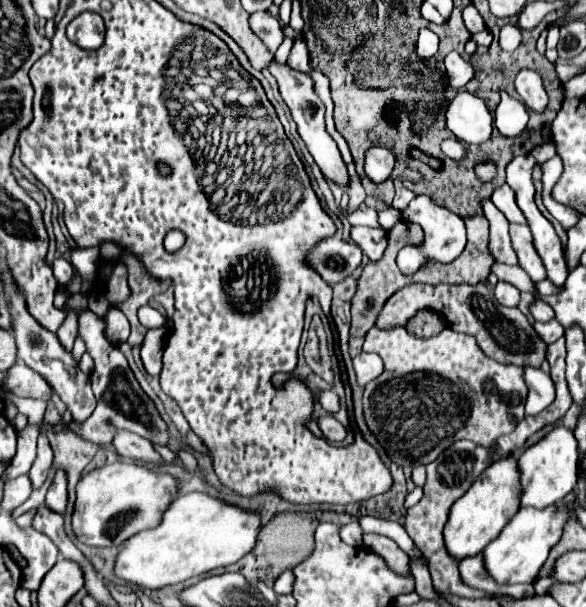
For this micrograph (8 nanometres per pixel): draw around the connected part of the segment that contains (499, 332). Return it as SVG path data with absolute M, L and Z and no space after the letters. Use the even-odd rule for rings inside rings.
M411 283L393 293L393 297L385 303L377 327L397 327L405 325L419 309L433 309L439 315L447 317L451 329L459 333L469 333L477 339L483 353L499 363L513 363L513 365L533 365L539 367L545 361L547 345L535 333L527 317L519 309L509 309L497 303L493 291L485 285L421 285Z

